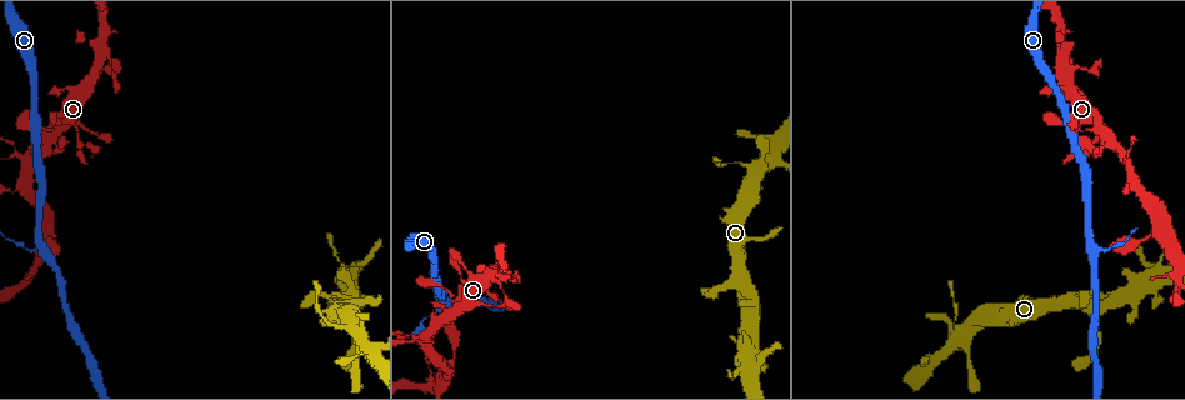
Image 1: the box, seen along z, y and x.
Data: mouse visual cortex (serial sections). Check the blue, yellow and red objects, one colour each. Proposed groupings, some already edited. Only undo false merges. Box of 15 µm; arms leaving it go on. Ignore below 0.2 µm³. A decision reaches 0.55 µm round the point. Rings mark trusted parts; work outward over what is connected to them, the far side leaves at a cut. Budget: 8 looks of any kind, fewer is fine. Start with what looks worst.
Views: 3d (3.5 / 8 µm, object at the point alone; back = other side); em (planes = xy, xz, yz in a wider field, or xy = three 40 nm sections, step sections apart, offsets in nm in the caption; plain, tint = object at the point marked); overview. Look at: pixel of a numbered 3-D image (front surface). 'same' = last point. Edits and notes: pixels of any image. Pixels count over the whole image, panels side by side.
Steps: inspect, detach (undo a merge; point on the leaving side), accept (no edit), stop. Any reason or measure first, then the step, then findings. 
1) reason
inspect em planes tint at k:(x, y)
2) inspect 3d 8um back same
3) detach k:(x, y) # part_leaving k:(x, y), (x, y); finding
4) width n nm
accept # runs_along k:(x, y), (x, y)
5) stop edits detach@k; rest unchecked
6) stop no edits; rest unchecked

thin arm on a thick one
inspect 3d 3.5um at 1:(1126, 160)

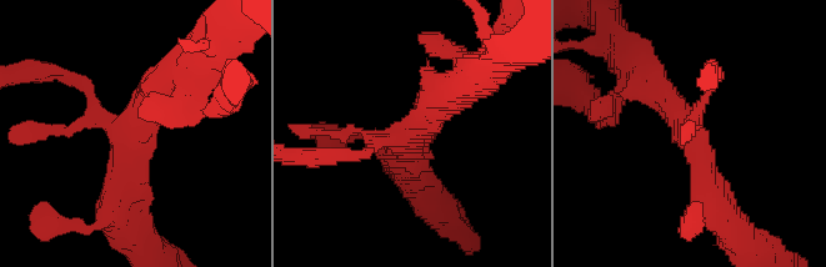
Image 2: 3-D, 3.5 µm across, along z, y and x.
arms 4; arm_widths 100, 150, 350, 400 nm
inspect em xy step 3 tint at 2:(405, 136)

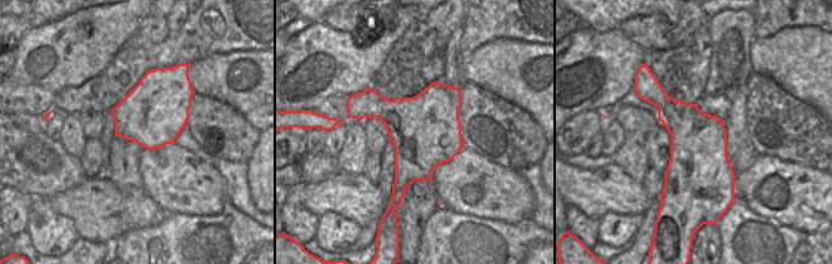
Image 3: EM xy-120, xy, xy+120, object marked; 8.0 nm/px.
accept # runs_along 2:(646, 74), (695, 140), (720, 212); continuous, no second cell

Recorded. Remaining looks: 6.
a fork
inspect 3d 8um at 1:(1093, 248)

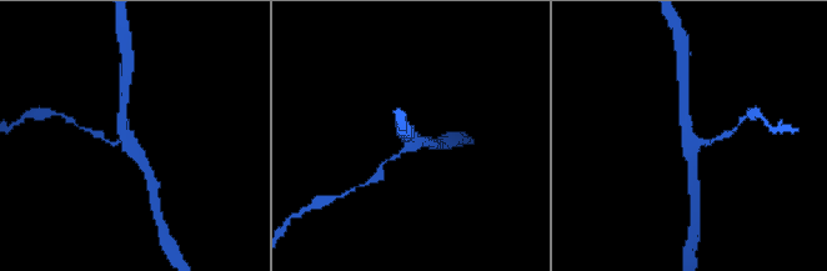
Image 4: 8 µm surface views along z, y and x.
arms 3; arm_widths 150, 300, 300 nm; now the EM
inspect em planes tint at 4:(413, 142)

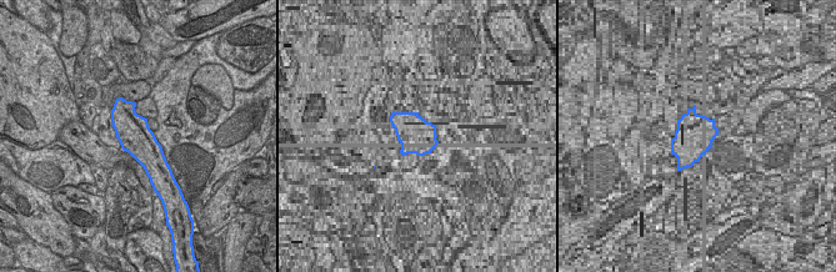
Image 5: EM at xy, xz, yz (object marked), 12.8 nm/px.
accept # continuous, no second cell

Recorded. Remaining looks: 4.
a fork
inspect 3d 8um at 1:(357, 333)

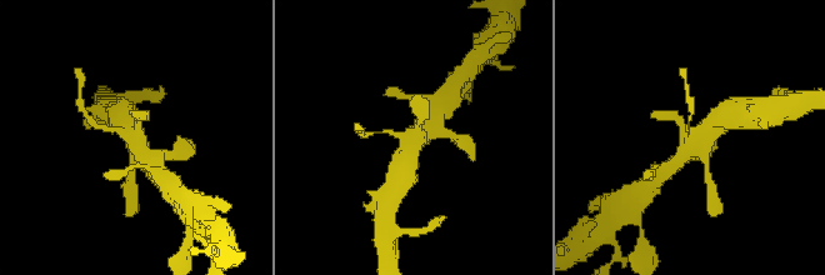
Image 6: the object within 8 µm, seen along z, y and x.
inspect em planes tint at 6:(414, 145)

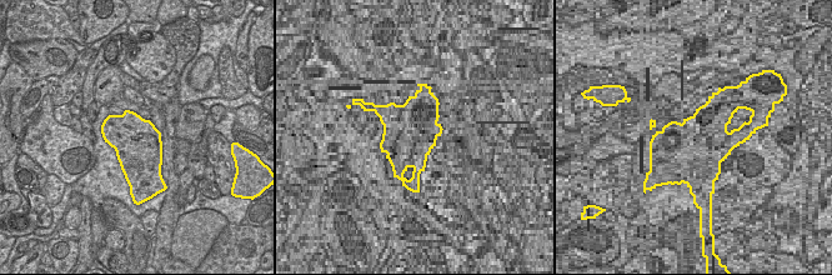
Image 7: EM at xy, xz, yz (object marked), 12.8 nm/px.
accept # continuous, no second cell

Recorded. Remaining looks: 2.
stop no edits; rest unchecked

